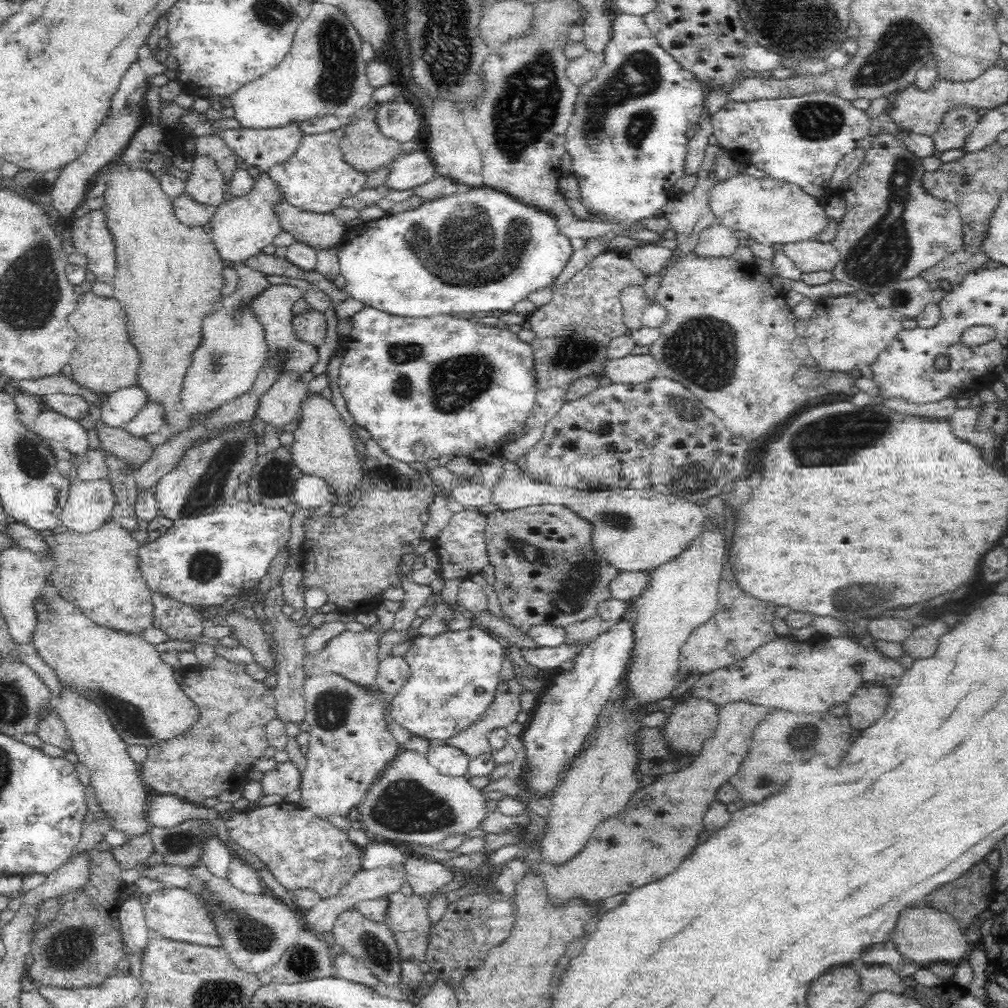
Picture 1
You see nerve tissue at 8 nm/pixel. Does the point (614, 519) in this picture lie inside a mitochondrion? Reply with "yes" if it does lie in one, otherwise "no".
yes

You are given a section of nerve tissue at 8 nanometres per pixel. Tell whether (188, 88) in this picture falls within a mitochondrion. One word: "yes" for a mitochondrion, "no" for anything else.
no

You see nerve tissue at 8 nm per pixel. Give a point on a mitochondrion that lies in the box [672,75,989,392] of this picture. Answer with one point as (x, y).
(884, 252)

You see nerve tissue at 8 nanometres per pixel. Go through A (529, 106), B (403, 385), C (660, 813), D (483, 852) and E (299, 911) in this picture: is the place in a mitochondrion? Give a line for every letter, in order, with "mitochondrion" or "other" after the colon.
A: mitochondrion
B: mitochondrion
C: other
D: other
E: other

